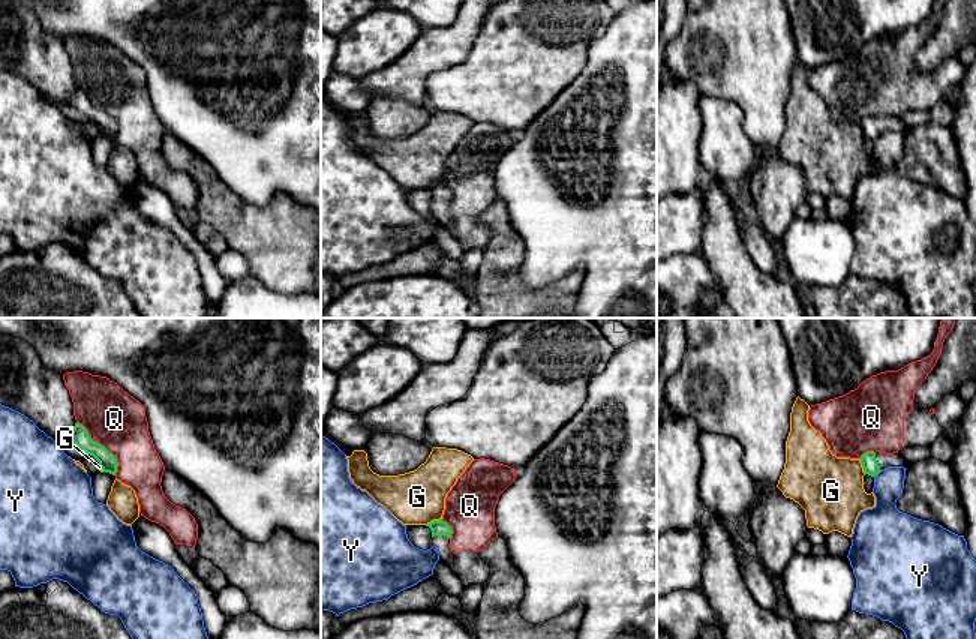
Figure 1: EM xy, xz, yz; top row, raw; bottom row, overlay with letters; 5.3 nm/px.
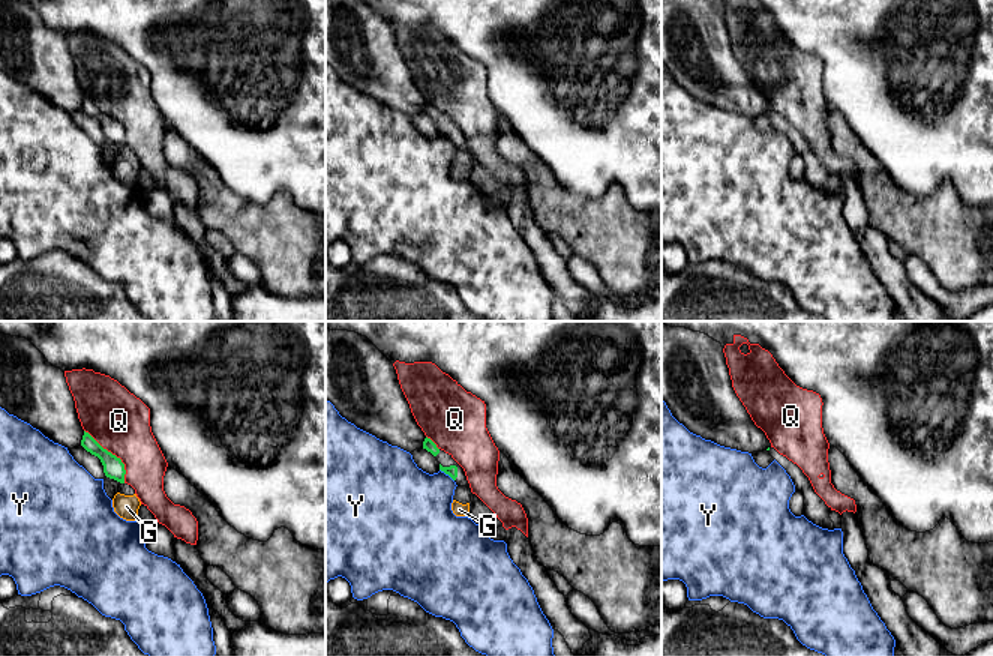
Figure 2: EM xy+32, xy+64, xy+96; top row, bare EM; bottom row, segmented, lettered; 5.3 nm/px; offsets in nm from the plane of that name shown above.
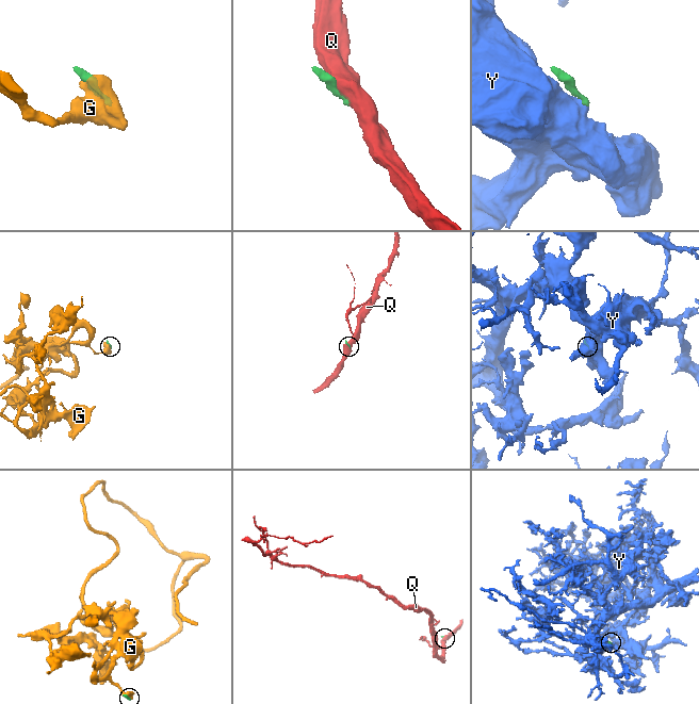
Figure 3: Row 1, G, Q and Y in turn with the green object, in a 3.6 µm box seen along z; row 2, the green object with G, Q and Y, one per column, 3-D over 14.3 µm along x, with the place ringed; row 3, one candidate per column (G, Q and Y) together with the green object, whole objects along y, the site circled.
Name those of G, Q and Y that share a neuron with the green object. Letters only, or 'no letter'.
no letter

